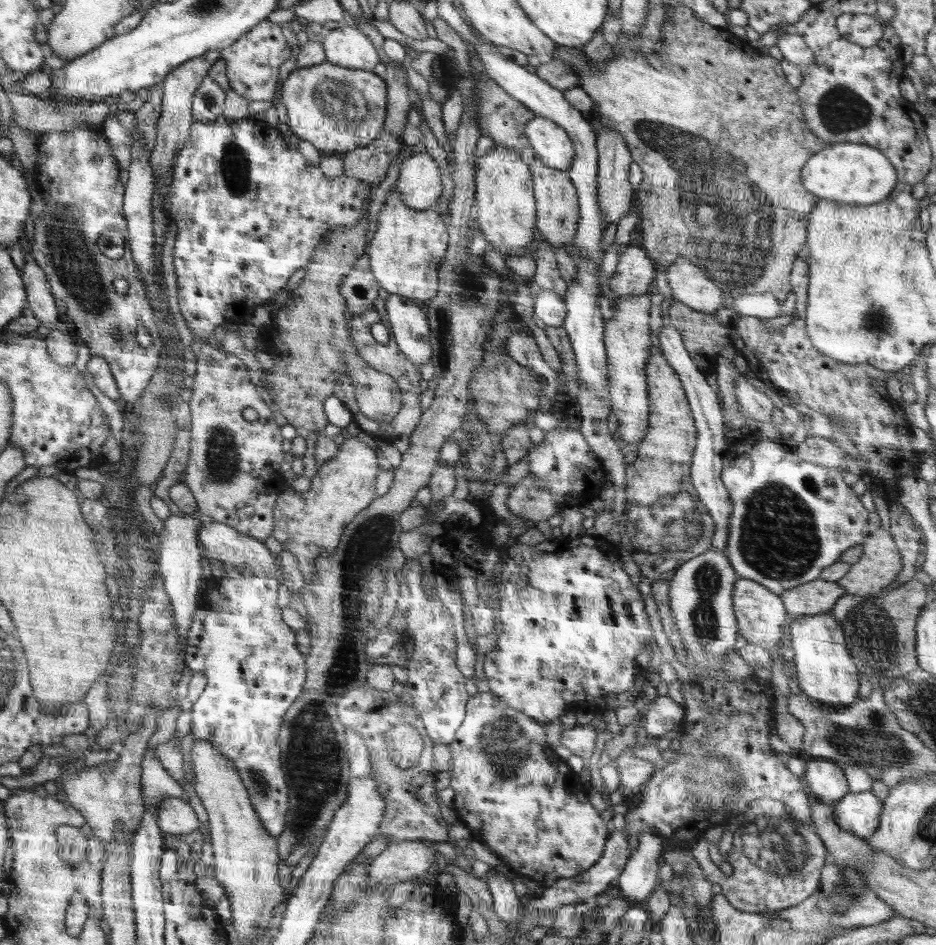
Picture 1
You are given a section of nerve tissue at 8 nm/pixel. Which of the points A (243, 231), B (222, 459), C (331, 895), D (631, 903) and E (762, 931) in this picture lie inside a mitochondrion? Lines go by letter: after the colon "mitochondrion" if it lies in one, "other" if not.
A: other
B: mitochondrion
C: other
D: other
E: other

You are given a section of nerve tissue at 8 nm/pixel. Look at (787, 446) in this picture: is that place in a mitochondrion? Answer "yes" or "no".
no

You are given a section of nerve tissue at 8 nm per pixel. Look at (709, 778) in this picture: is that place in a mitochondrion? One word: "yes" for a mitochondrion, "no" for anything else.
yes

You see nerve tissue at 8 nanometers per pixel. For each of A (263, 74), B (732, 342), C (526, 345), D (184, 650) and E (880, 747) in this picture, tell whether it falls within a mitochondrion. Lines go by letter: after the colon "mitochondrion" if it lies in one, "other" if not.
A: other
B: other
C: other
D: other
E: mitochondrion

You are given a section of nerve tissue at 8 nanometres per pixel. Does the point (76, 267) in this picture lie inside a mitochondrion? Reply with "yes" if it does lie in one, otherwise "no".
yes

